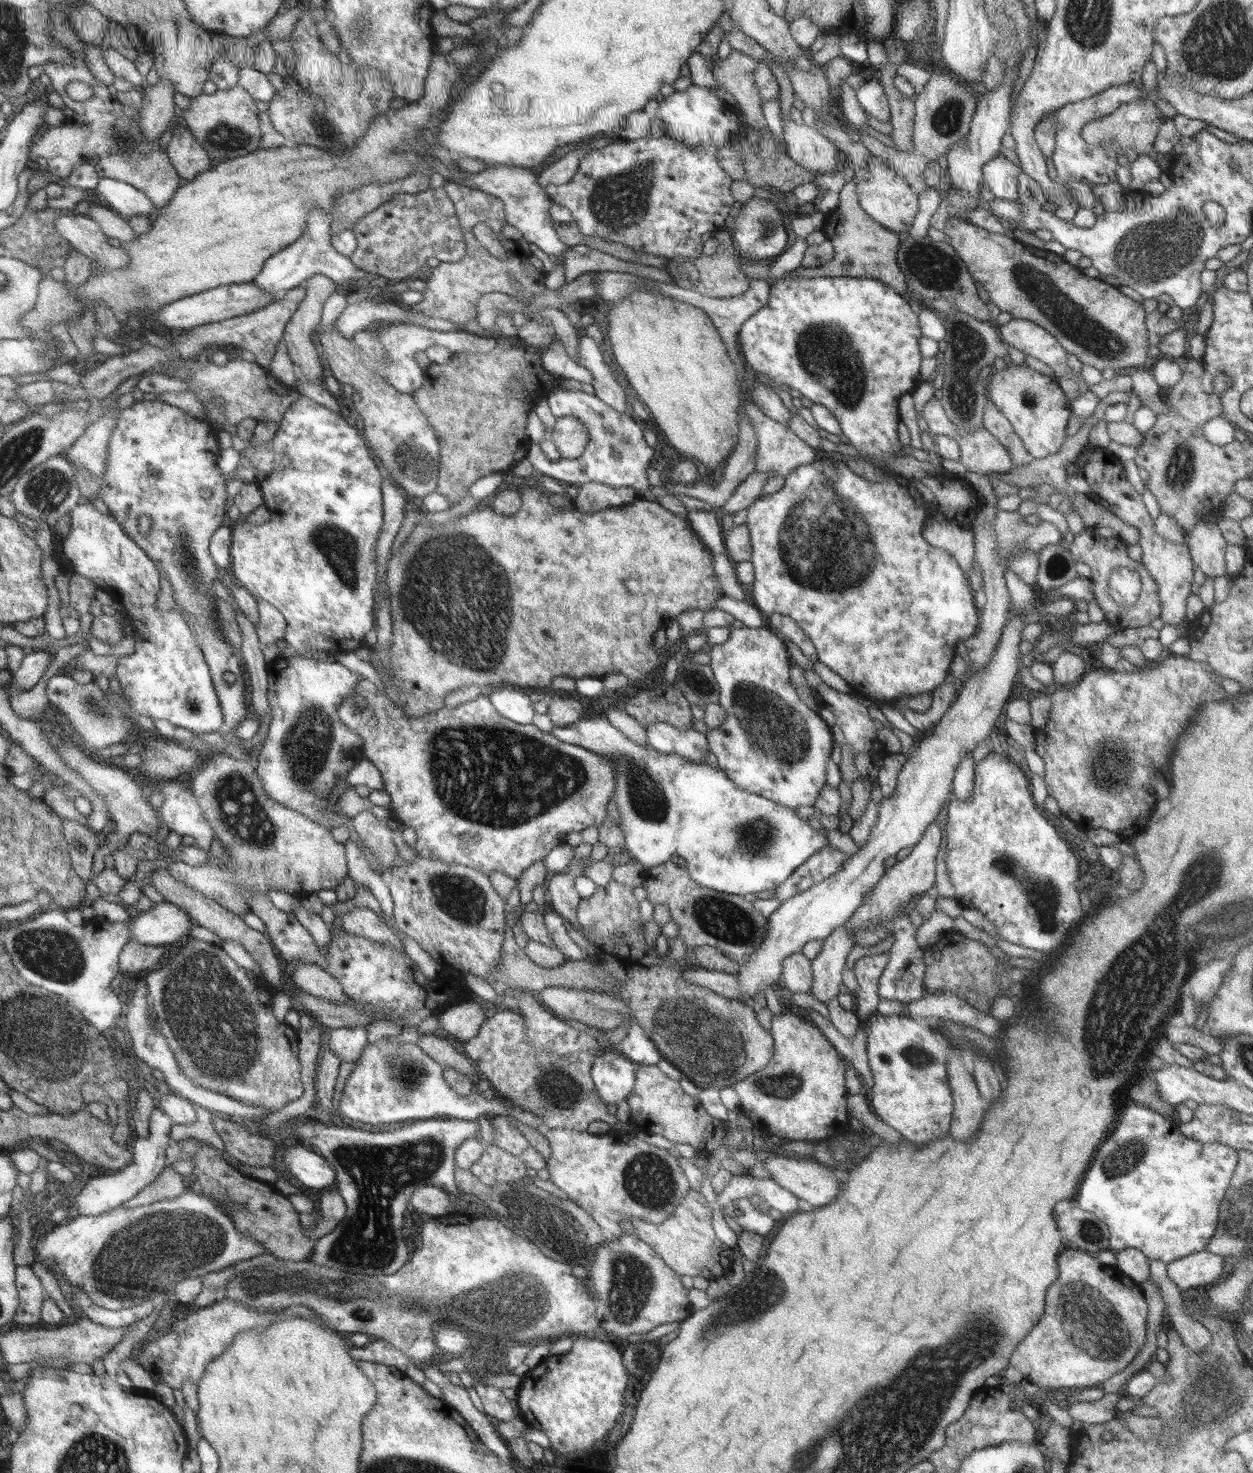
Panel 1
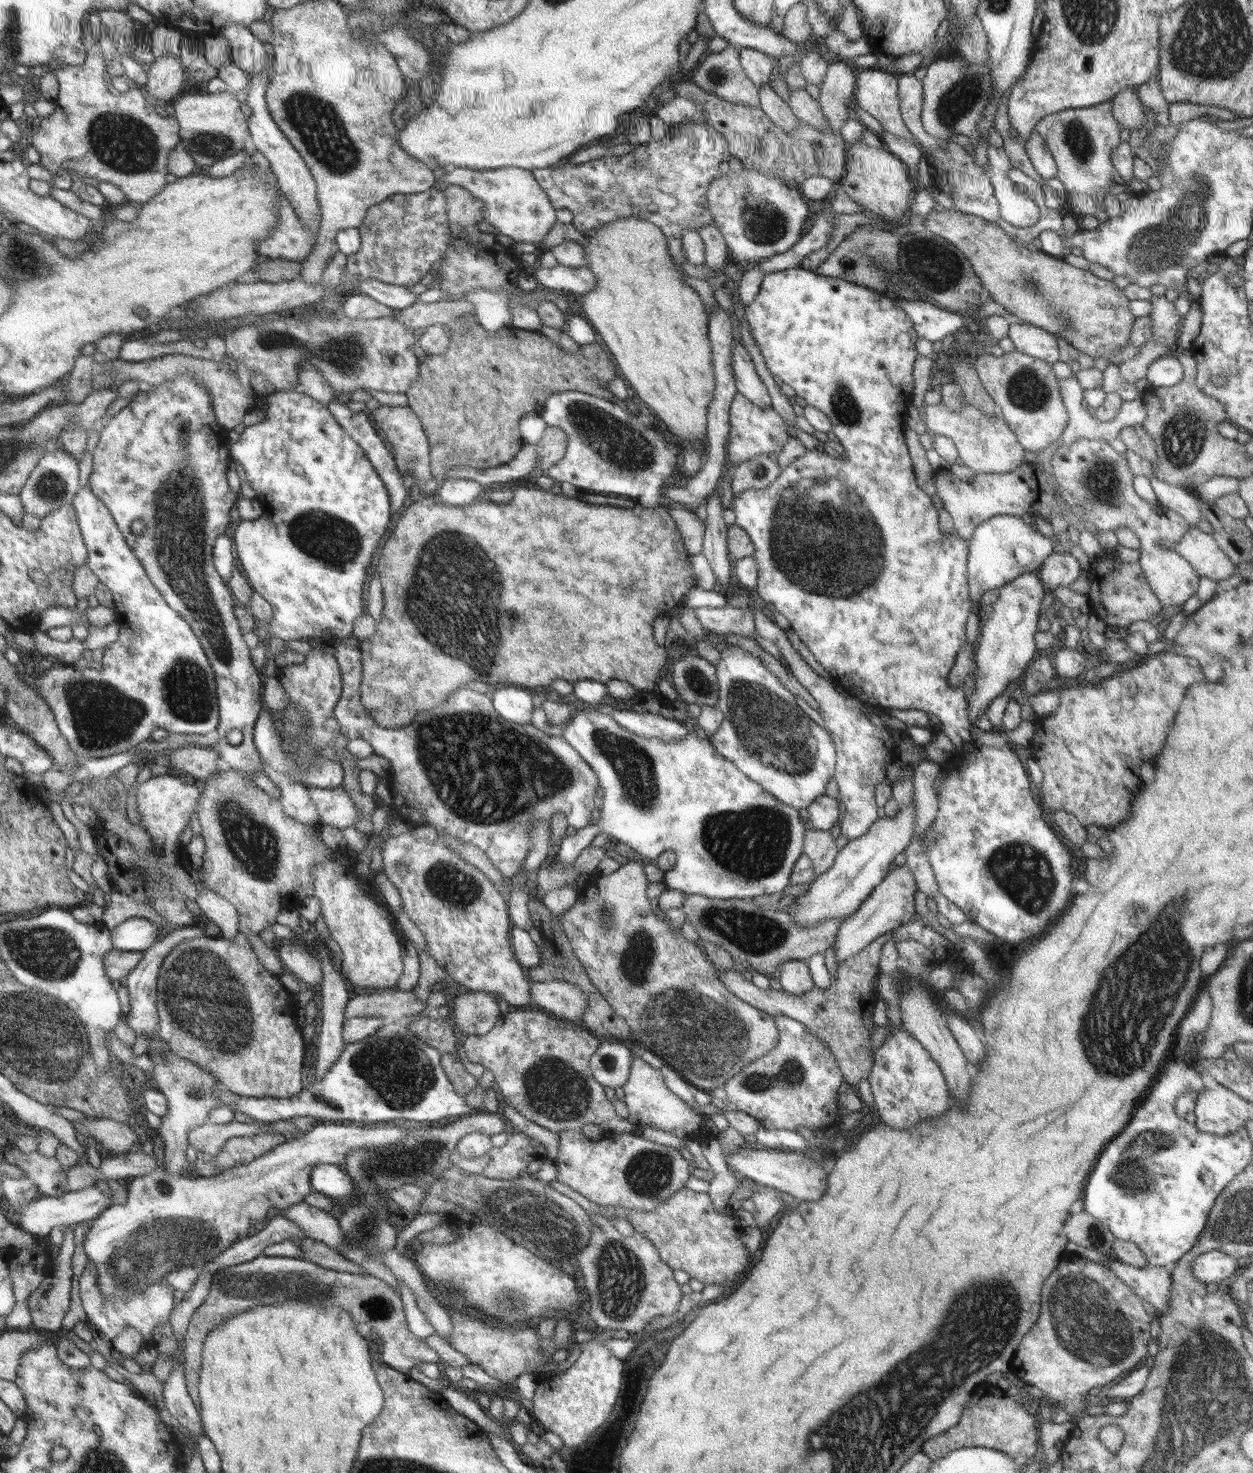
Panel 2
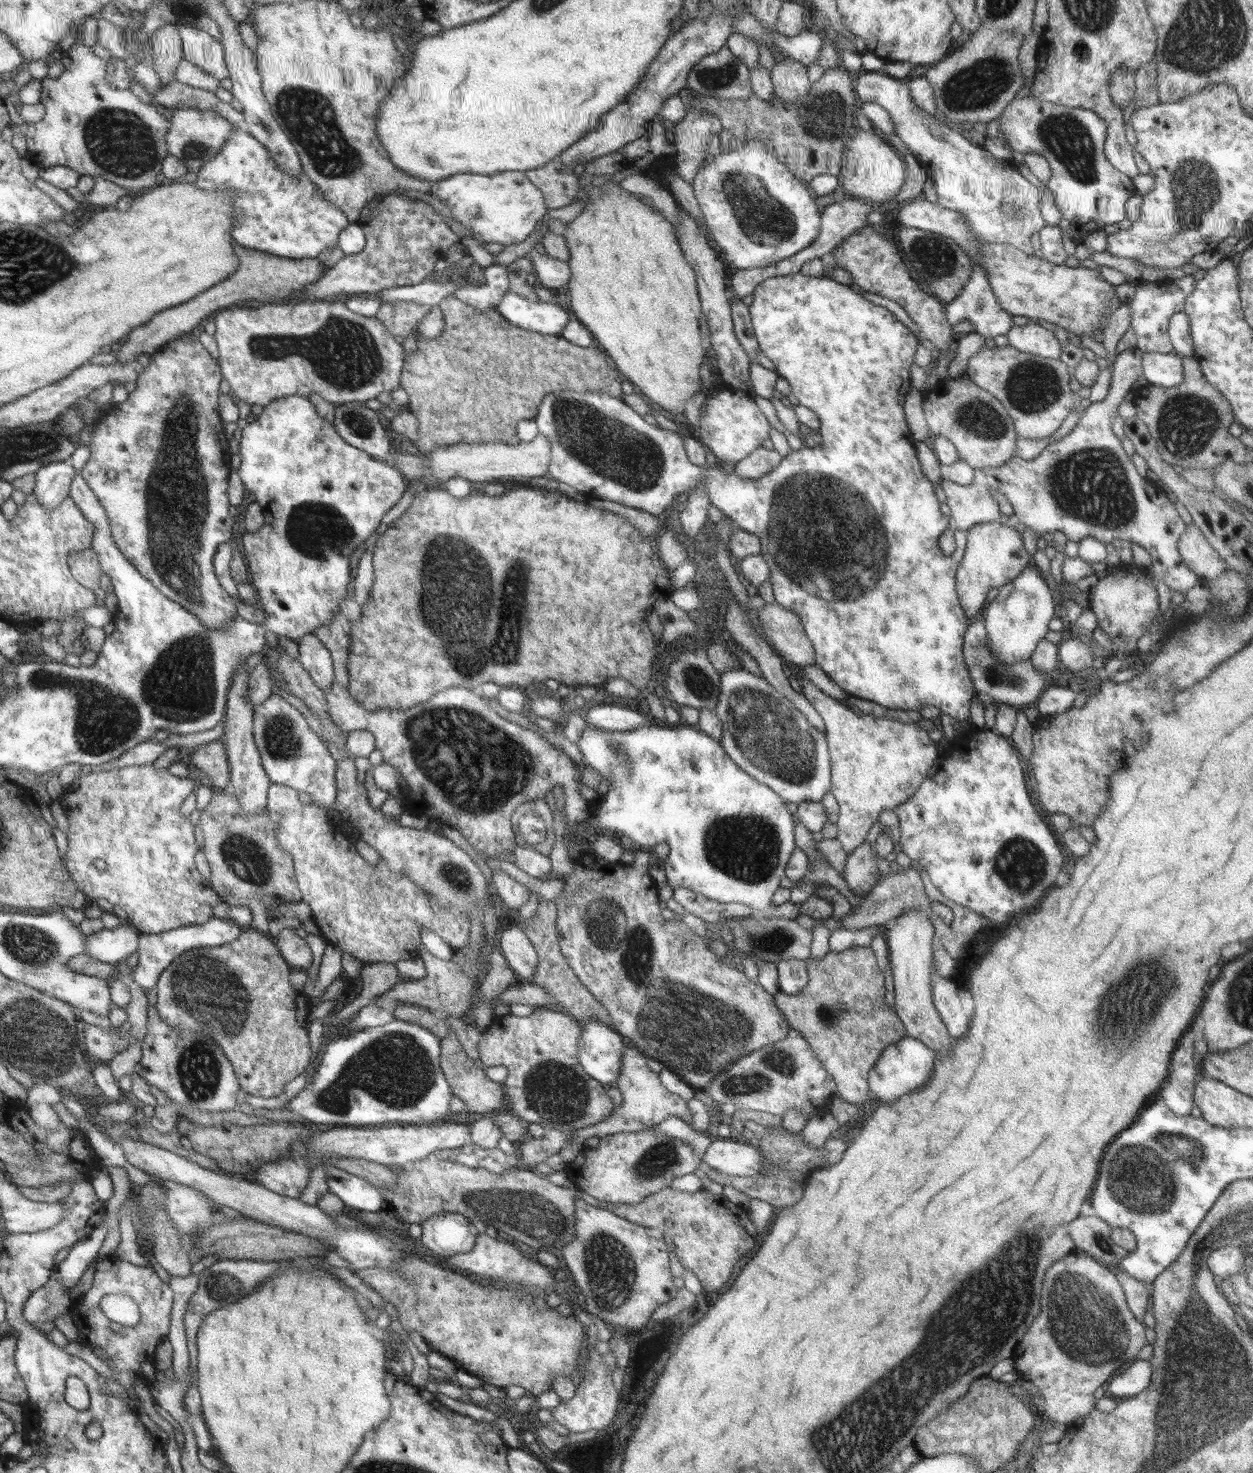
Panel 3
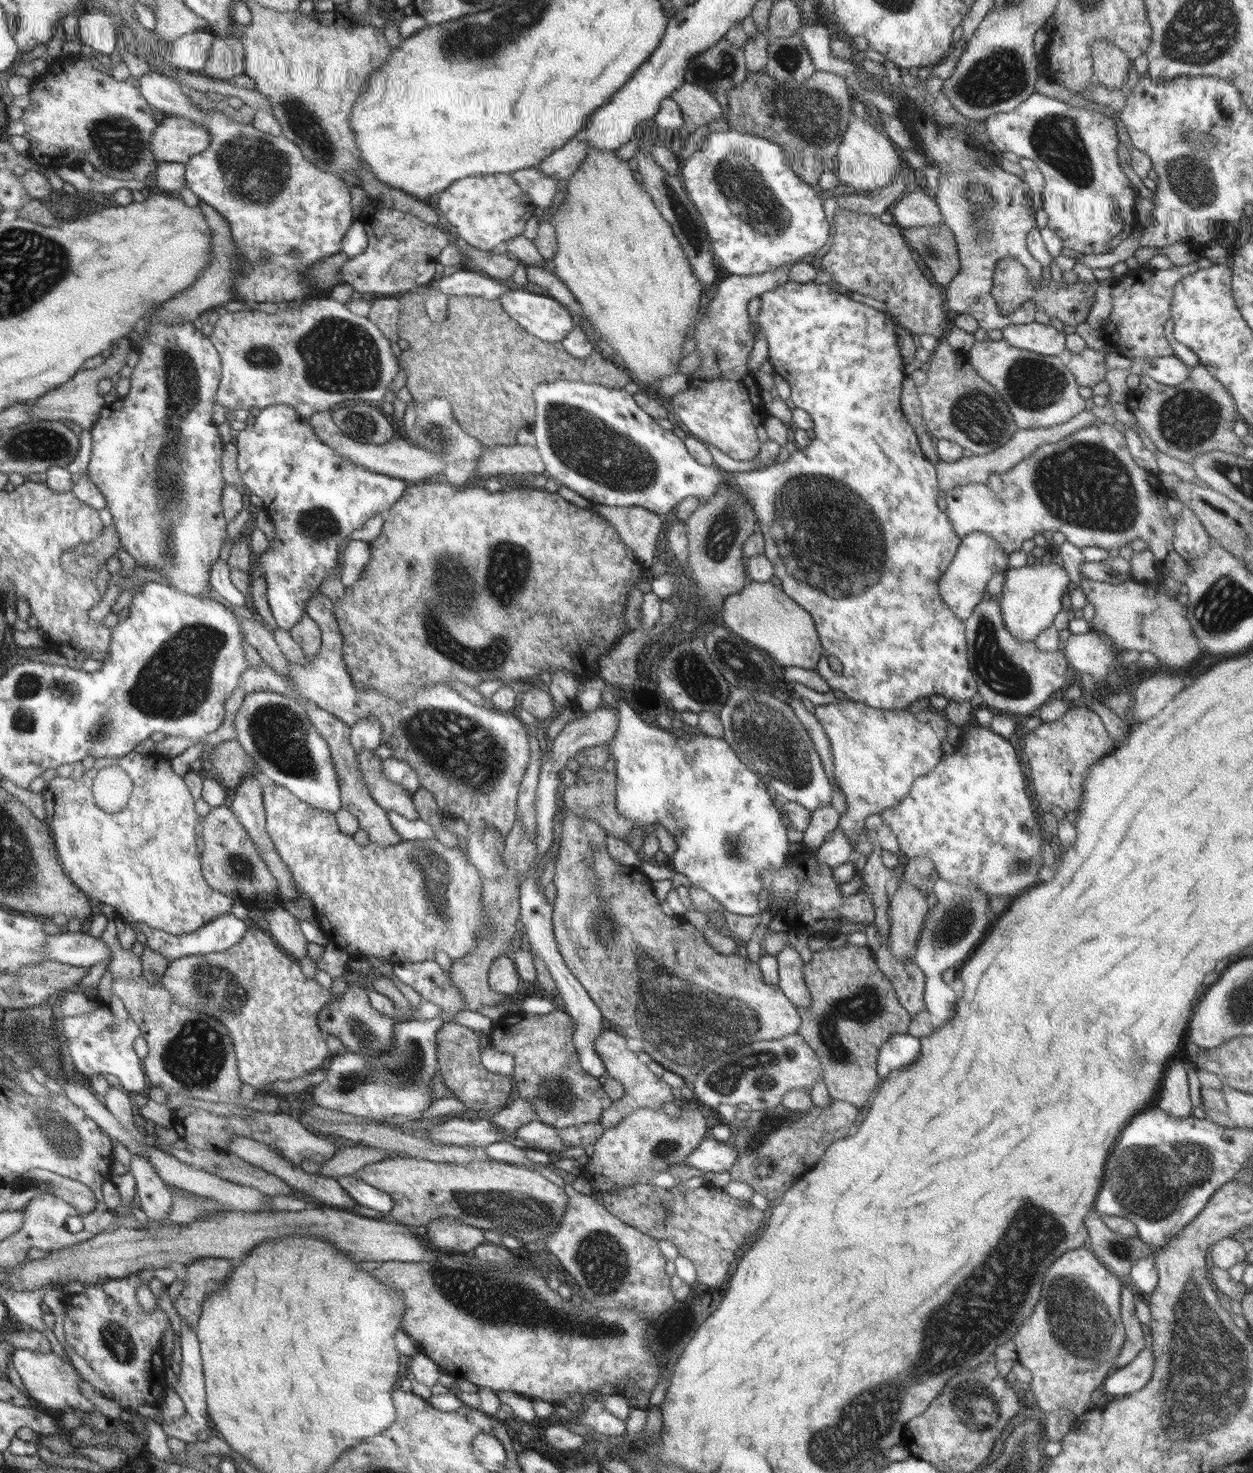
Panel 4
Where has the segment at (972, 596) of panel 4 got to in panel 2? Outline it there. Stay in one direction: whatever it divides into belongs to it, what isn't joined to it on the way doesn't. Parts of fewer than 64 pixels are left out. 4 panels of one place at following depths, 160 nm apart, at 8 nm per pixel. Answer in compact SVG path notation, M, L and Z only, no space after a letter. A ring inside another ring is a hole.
M994 516L994 518L986 520L980 526L976 527L968 543L968 559L966 564L968 570L967 579L973 605L977 608L982 606L979 601L984 592L992 590L993 588L999 589L1001 586L1012 582L1012 580L1022 574L1036 572L1044 563L1044 560L1058 548L1052 543L1051 538L1046 538L1039 531L1036 532L1034 528L1030 528L1018 516Z

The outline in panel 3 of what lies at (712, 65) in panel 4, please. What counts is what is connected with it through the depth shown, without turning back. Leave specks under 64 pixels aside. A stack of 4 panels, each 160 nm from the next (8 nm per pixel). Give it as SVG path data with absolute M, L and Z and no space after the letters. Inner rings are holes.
M724 46L712 55L704 56L688 74L687 87L714 98L746 100L752 96L748 66Z

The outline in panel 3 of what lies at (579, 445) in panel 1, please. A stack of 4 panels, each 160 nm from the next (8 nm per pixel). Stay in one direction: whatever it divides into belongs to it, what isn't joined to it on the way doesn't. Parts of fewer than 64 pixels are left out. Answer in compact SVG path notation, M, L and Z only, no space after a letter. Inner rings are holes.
M542 433L532 442L520 442L514 446L502 443L490 444L447 444L433 450L428 459L426 455L393 454L393 463L406 478L418 480L426 477L439 478L439 482L447 481L454 477L460 477L469 482L486 482L486 480L498 480L508 476L526 476L526 478L544 477L548 472L551 459L551 444Z

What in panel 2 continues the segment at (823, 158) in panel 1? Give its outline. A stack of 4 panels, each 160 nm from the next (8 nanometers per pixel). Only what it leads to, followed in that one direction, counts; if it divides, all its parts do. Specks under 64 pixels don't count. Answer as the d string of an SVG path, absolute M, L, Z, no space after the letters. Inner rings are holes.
M770 85L758 87L758 96L761 109L776 123L784 132L793 132L799 126L799 120L793 113L790 105L785 102Z

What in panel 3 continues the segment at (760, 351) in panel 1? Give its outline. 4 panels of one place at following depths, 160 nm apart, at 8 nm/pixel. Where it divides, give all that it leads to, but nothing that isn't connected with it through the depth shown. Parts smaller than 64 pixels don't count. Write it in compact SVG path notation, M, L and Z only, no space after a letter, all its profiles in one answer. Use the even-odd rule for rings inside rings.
M800 272L767 278L766 281L759 284L752 295L754 300L749 304L749 313L759 350L772 361L779 376L788 380L792 387L791 393L798 399L798 404L813 410L819 416L821 425L809 447L790 452L788 456L783 457L776 468L767 472L762 478L752 480L734 472L725 473L720 463L697 466L688 462L681 436L668 429L654 428L623 399L612 397L602 391L559 390L547 394L543 398L539 414L535 418L539 432L548 438L551 444L551 459L546 476L557 480L558 483L564 482L589 497L598 498L598 500L608 499L610 502L618 502L656 517L660 517L660 512L666 511L666 506L670 506L678 494L682 495L682 492L690 494L692 490L702 486L708 492L706 496L710 498L711 504L716 506L724 516L730 518L737 529L750 532L760 539L761 556L770 567L769 580L775 601L786 610L793 612L804 625L806 637L810 639L815 650L816 667L824 670L848 695L871 700L890 710L920 711L925 706L936 706L941 714L948 714L960 721L969 720L970 711L968 709L977 692L964 662L963 637L969 624L956 588L956 569L966 551L967 532L960 530L954 532L956 551L952 556L946 556L942 552L938 541L944 531L949 528L949 518L940 511L940 503L934 492L934 486L920 469L920 462L916 457L915 440L905 419L903 407L906 395L912 387L908 373L921 339L906 328L904 323L900 322L900 319L896 318L887 308L866 300L864 296L856 294L850 286L840 284L828 277L806 276Z

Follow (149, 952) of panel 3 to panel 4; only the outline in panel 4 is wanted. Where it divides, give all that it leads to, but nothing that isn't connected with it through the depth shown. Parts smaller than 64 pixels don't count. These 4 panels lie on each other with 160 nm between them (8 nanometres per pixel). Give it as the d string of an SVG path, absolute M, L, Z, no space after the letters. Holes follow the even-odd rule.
M233 914L219 916L207 925L201 926L198 930L181 935L170 934L165 930L156 930L142 922L136 922L135 924L147 938L145 946L159 952L171 962L180 957L228 950L232 945L240 942L243 939L244 933L249 929L246 921L238 919Z

